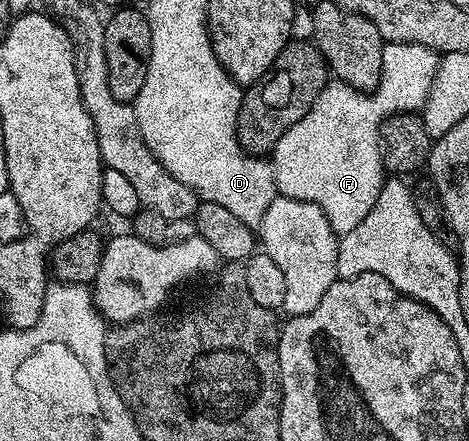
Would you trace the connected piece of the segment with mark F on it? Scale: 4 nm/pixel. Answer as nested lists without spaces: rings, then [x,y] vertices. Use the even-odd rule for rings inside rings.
[[[387,41],[382,46],[382,78],[371,93],[356,91],[337,79],[327,80],[308,115],[292,123],[276,143],[272,166],[277,192],[283,197],[316,203],[339,235],[357,227],[372,211],[376,195],[382,190],[382,122],[394,113],[421,110],[439,60],[439,54],[420,43]]]

